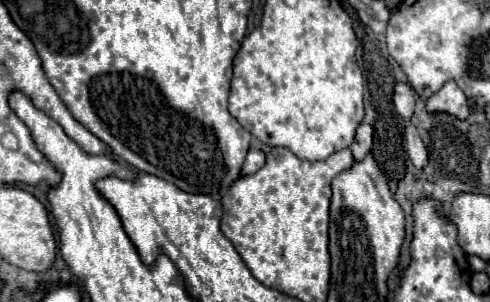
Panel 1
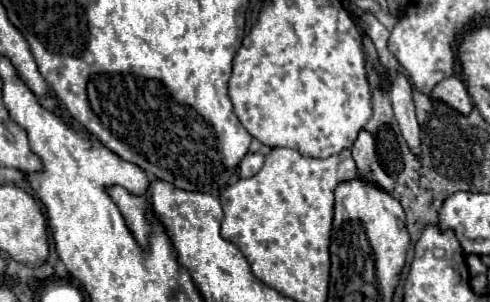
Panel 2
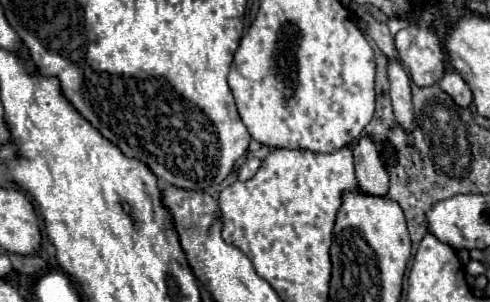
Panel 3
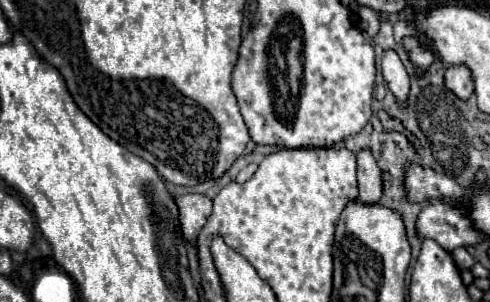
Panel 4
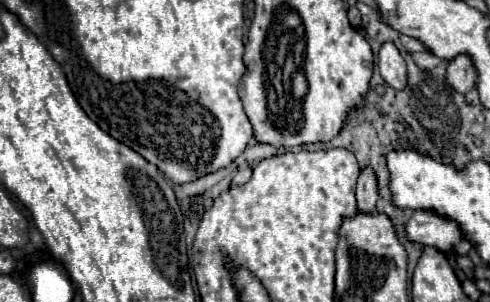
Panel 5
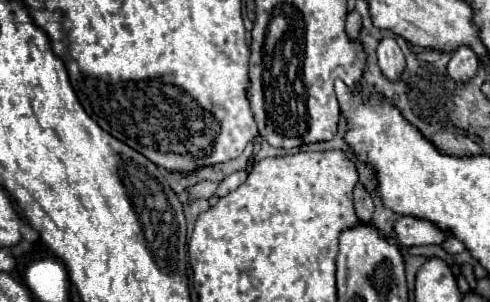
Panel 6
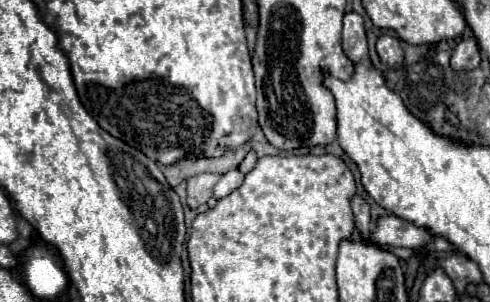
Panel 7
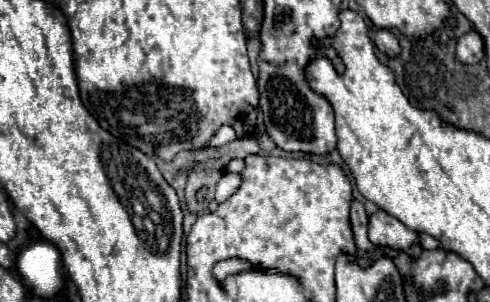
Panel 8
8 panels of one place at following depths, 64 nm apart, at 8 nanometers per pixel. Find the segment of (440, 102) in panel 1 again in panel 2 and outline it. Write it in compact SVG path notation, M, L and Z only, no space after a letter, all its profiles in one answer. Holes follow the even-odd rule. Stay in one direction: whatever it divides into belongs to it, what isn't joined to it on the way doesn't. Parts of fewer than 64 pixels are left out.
M448 76L440 80L434 86L432 96L440 96L440 100L444 100L446 104L452 104L452 108L456 108L458 112L468 114L472 110L472 100L466 90L466 84L458 76Z

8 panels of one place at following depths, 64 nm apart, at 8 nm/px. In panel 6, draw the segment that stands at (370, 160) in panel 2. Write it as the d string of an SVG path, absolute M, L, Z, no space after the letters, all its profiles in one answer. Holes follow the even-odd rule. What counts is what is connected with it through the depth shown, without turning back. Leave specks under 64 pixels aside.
M358 184L356 190L354 190L354 210L356 210L356 216L360 222L368 224L372 220L372 212L374 212L374 204L372 204L372 198L370 194Z

